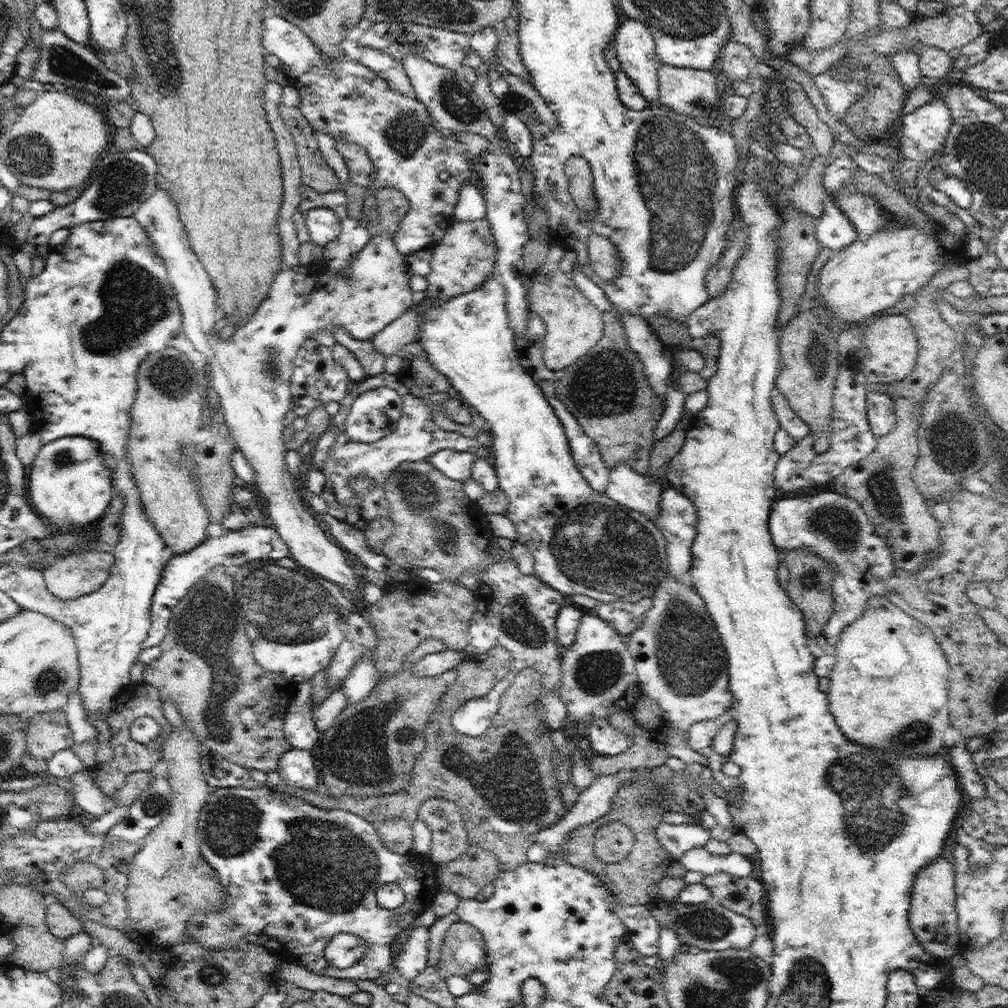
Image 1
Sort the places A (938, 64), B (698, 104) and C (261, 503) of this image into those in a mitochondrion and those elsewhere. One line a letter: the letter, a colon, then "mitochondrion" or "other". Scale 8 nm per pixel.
A: other
B: mitochondrion
C: other

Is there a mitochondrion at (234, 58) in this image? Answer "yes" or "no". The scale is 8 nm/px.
no

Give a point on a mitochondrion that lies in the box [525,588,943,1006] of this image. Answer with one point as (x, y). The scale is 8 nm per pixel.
(871, 825)

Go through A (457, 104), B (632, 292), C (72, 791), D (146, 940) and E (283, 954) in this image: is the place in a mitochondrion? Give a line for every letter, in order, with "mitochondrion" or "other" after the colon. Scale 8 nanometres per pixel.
A: mitochondrion
B: other
C: other
D: other
E: other

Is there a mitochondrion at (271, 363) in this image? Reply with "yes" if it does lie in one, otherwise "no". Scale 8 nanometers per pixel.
yes

